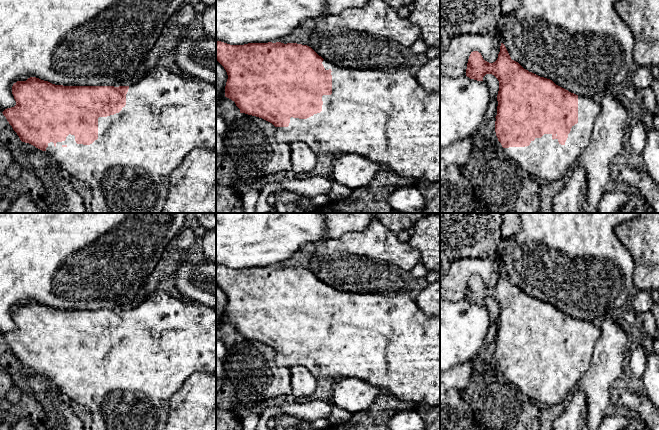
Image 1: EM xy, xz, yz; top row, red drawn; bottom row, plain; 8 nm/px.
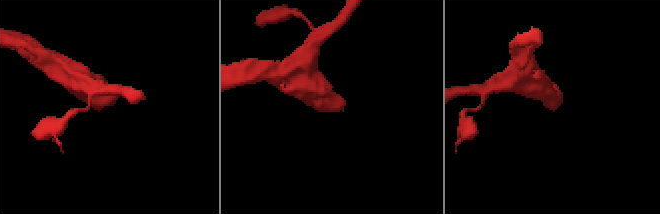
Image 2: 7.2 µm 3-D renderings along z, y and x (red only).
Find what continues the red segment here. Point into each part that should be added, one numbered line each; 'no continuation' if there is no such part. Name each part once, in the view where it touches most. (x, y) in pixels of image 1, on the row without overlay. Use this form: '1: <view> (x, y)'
1: xy (167, 339)

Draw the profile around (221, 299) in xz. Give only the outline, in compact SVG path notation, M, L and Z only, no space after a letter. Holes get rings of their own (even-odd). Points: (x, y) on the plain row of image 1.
M216 284L216 329L225 321L228 299L224 291Z

